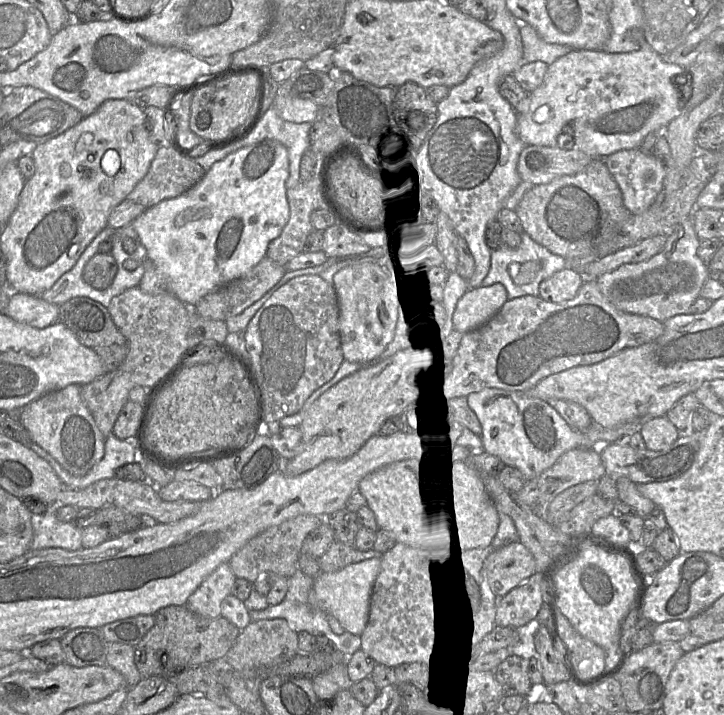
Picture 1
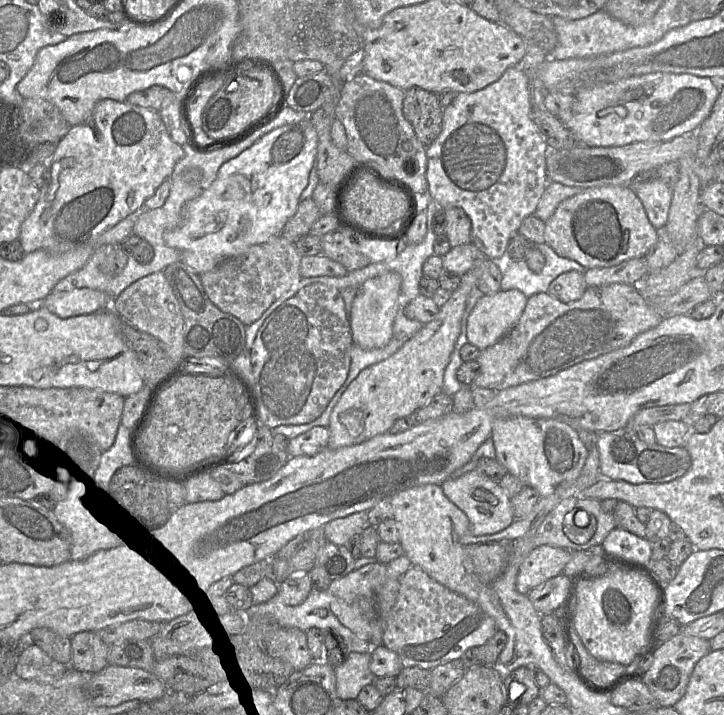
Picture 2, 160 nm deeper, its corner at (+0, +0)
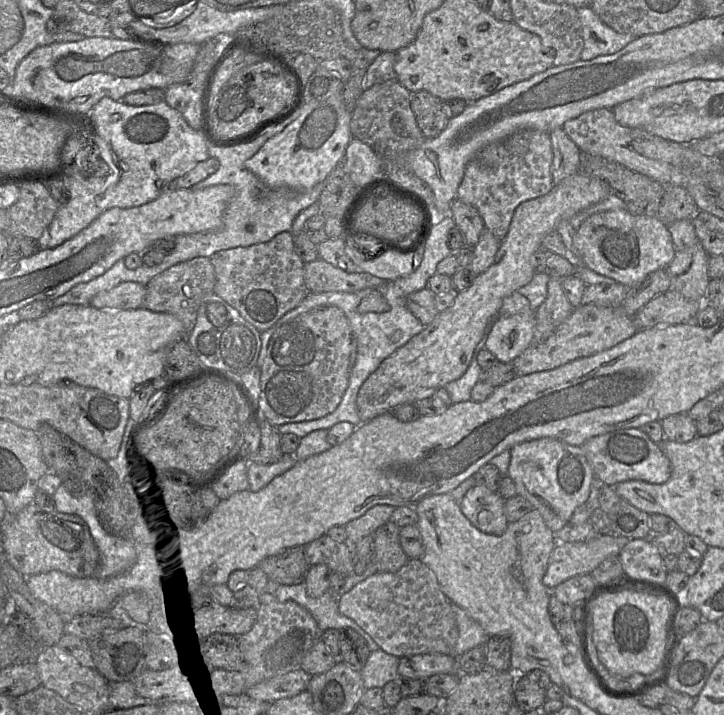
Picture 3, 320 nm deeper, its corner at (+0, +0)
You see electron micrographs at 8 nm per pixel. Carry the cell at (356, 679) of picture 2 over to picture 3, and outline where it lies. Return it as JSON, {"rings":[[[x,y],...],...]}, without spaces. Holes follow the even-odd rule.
{"rings":[[[381,649],[371,652],[360,671],[364,688],[382,688],[388,682],[398,680],[399,661],[399,657]]]}

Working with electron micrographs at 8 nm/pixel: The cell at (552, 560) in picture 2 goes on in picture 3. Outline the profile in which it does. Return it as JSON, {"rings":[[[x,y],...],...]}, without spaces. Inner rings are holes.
{"rings":[[[597,535],[587,541],[582,542],[558,542],[549,557],[547,570],[542,582],[549,589],[565,580],[581,574],[590,574],[609,556],[618,556],[622,548],[629,542],[626,537],[615,535]]]}

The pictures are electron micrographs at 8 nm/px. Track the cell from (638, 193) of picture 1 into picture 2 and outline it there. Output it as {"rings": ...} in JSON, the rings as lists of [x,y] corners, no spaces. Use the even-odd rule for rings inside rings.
{"rings":[[[659,179],[634,180],[629,186],[642,202],[650,223],[656,229],[664,227],[668,221],[672,188]]]}

